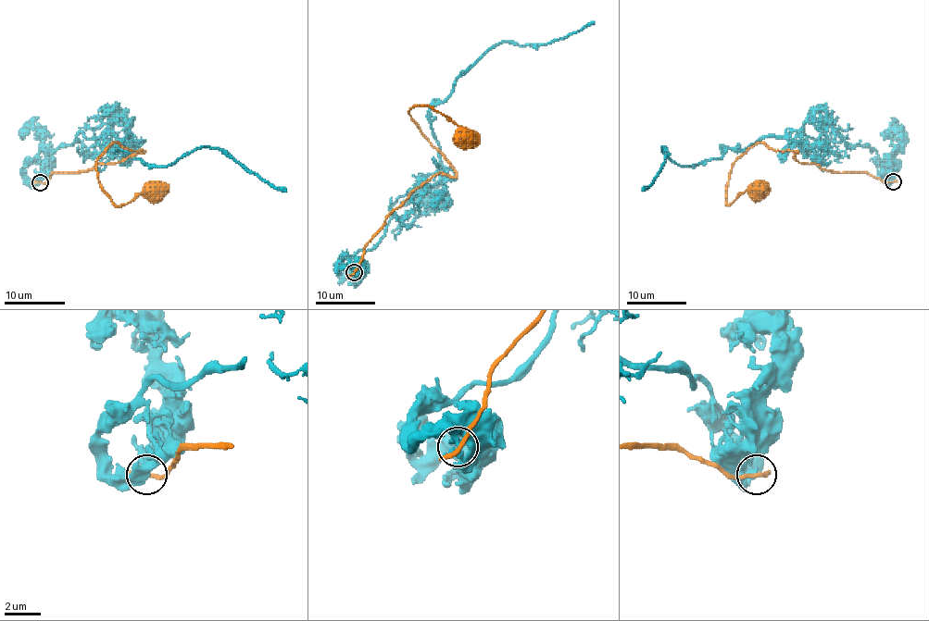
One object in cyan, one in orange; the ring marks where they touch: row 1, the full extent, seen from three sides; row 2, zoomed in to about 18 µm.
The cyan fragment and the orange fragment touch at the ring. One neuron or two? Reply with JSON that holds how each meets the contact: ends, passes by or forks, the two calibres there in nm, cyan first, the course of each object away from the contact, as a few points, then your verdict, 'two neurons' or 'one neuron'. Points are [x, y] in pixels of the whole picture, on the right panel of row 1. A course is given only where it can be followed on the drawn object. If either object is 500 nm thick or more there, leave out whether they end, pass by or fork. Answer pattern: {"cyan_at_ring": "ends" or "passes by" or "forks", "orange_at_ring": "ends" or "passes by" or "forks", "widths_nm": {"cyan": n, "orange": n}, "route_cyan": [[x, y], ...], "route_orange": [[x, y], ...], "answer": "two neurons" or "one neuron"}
{"cyan_at_ring": "ends", "orange_at_ring": "ends", "widths_nm": {"cyan": 280, "orange": 320}, "route_cyan": [[892, 181], [874, 150], [799, 134], [762, 137], [693, 166], [678, 166], [664, 147], [659, 174], [642, 191]], "route_orange": [[892, 181], [822, 169], [803, 164], [796, 150], [757, 142], [734, 162], [727, 204], [757, 191]], "answer": "two neurons"}

